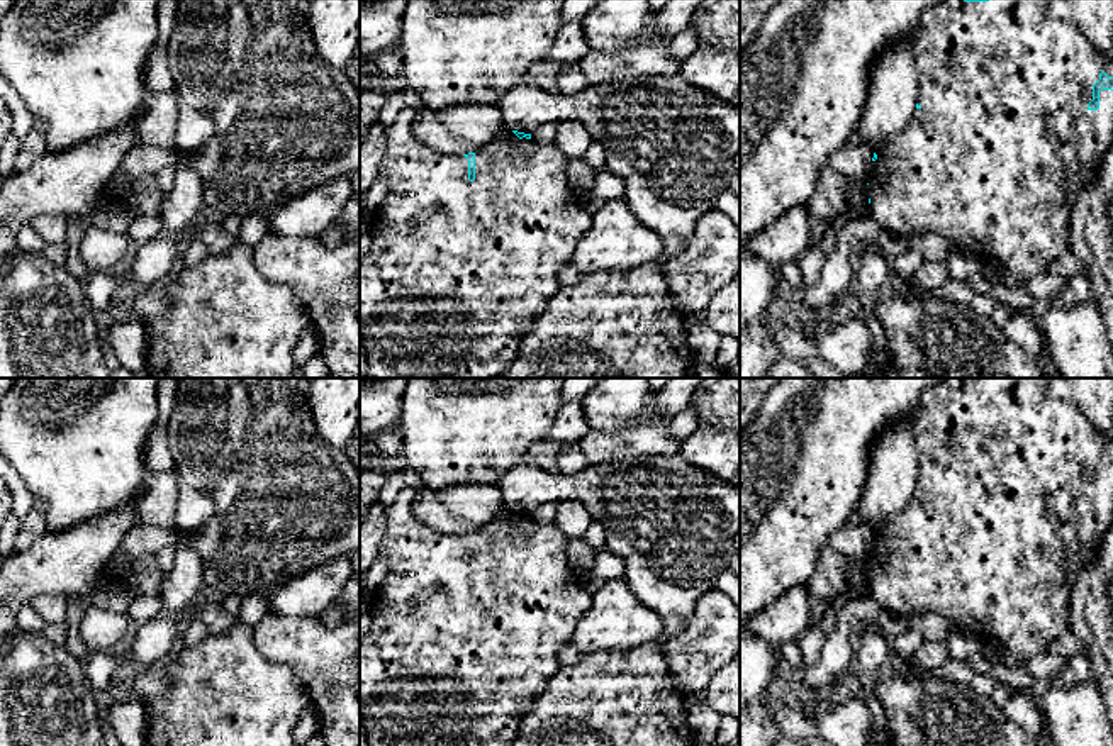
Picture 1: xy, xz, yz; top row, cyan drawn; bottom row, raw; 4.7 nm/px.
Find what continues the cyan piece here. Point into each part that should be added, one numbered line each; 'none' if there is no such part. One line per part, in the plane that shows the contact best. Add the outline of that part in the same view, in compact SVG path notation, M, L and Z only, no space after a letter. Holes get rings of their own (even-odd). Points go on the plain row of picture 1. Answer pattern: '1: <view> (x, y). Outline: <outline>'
1: yz (991, 541). Outline: M991 378L989 381L962 381L960 388L950 388L947 383L928 388L921 398L921 410L914 424L914 439L918 453L918 476L908 505L901 512L887 515L877 527L877 539L872 541L869 563L869 593L882 605L884 610L906 617L911 614L940 614L950 629L962 631L1004 646L1008 653L1026 661L1040 653L1049 653L1050 644L1071 629L1071 593L1076 571L1091 565L1099 548L1101 537L1113 522L1113 471L1099 471L1099 488L1089 490L1093 480L1093 465L1105 451L1113 456L1113 441L1099 434L1088 417L1072 404L1062 402L1047 392L1049 378Z

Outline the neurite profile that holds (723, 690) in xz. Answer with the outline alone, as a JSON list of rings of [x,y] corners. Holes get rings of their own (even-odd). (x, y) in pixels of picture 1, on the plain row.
[[[740,653],[714,673],[702,697],[721,717],[740,722]]]

